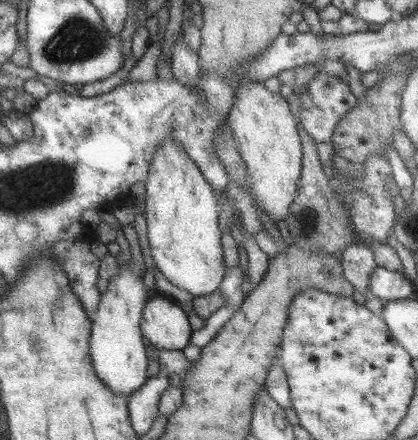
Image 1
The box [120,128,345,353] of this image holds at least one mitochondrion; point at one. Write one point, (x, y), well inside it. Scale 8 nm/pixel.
(307, 222)

